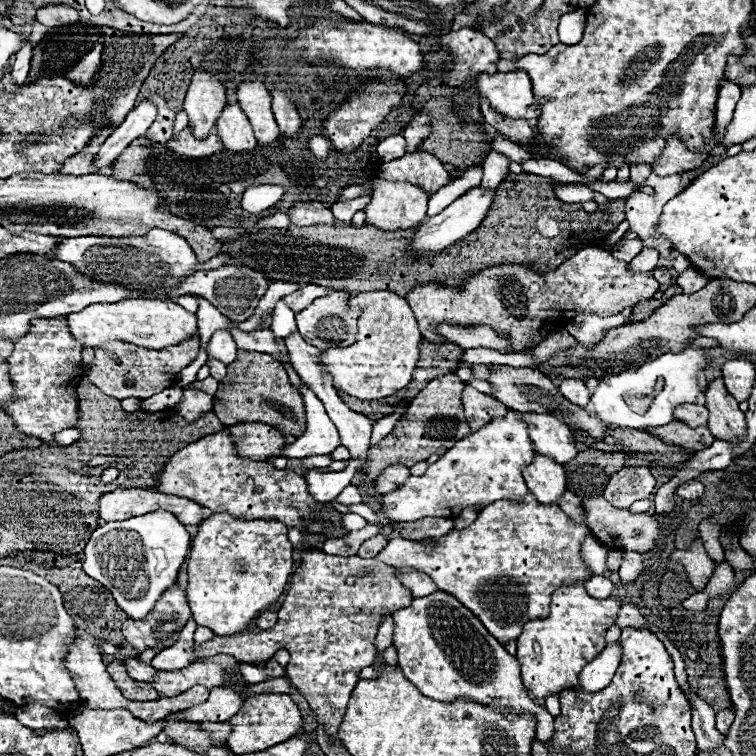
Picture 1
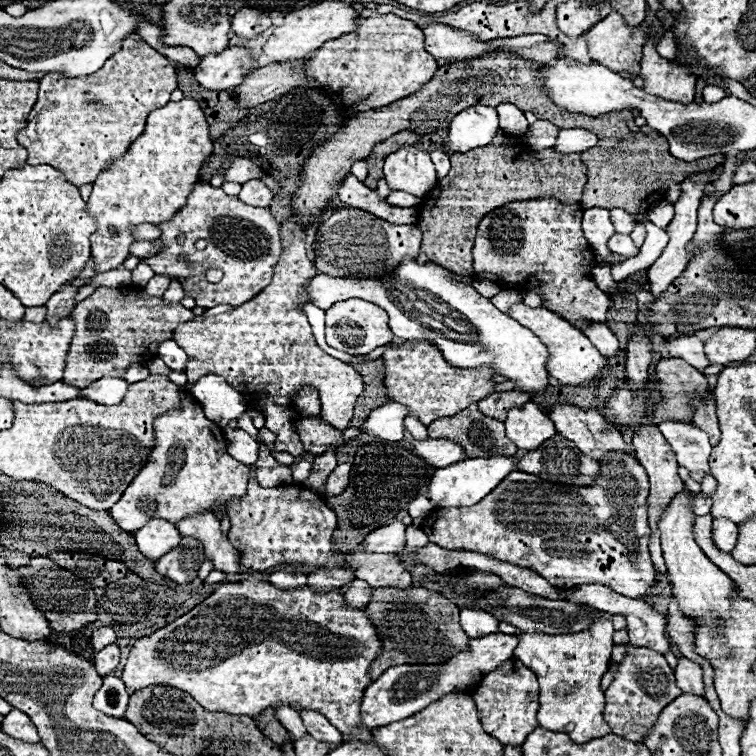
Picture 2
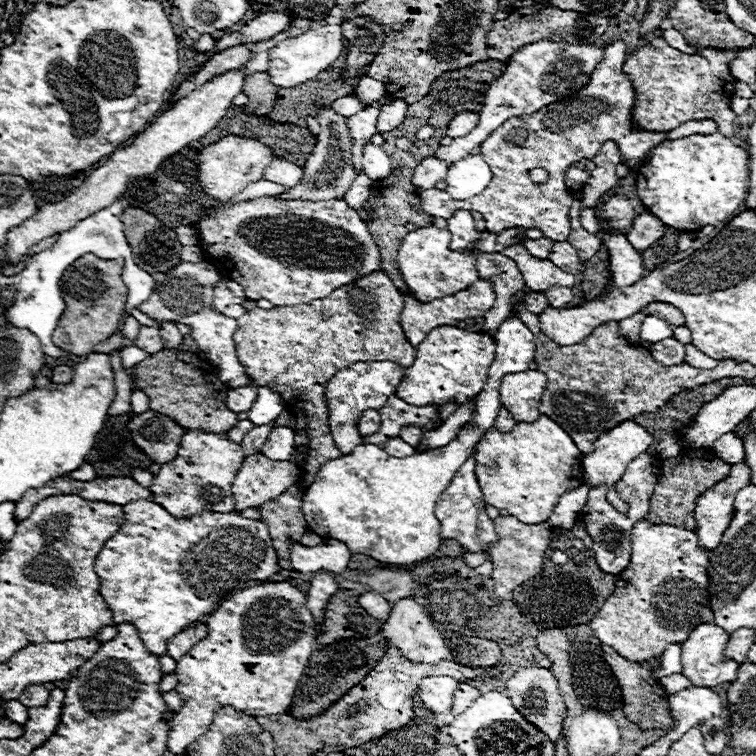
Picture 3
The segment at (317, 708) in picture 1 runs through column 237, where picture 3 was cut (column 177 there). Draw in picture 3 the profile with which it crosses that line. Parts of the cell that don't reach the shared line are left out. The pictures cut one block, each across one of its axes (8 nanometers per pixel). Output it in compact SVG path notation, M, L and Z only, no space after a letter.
M194 624L192 628L186 628L182 632L178 632L170 642L168 642L168 654L178 660L182 658L194 644L198 644L202 638L206 638L208 628L204 624Z

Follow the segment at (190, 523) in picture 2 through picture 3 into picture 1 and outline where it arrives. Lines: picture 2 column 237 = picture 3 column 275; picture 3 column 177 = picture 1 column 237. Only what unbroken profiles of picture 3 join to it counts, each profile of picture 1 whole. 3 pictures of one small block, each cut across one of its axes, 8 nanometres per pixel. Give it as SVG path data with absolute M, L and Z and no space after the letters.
M226 512L212 514L200 522L198 534L192 540L188 562L188 602L198 626L210 628L218 636L232 636L244 632L256 614L278 602L292 574L294 550L286 538L286 532L286 524L278 520L244 520Z

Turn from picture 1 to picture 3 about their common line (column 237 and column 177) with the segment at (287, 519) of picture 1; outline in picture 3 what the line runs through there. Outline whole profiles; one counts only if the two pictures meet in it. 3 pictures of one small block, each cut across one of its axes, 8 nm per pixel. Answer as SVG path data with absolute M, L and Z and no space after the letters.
M192 430L186 432L180 438L180 448L178 456L170 462L166 462L158 474L154 474L150 492L154 494L154 502L164 506L172 516L176 518L188 518L194 514L200 514L202 510L212 510L212 512L234 512L234 498L232 498L232 480L238 474L240 466L244 462L244 452L242 446L236 442L230 442L228 434L214 434L214 432L202 432L202 430Z

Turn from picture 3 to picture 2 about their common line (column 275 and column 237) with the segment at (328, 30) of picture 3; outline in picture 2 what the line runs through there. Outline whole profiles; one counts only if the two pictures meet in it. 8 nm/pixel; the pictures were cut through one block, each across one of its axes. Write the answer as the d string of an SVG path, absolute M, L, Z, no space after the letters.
M226 48L222 54L208 54L194 68L194 76L206 90L228 90L238 86L252 72L252 56L246 48Z

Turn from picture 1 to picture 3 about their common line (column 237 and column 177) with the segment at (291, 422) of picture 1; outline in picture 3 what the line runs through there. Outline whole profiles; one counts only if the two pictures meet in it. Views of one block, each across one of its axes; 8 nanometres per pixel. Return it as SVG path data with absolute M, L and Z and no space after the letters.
M162 350L150 360L144 360L132 368L132 380L138 390L150 398L150 408L172 418L186 430L204 432L228 432L234 426L236 414L226 408L226 394L230 388L218 378L214 366L210 366L198 354L176 356L172 350Z

